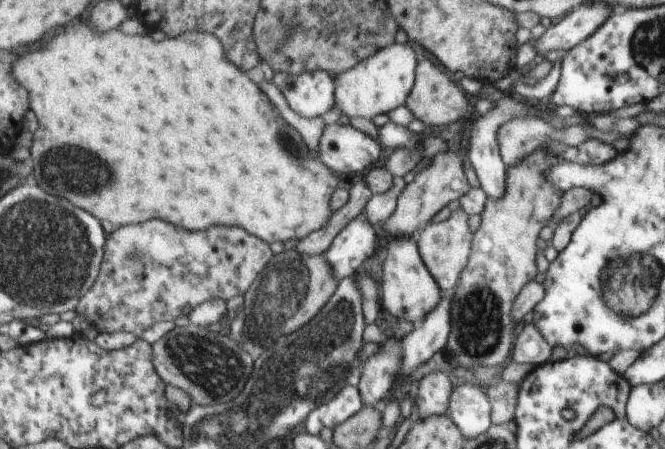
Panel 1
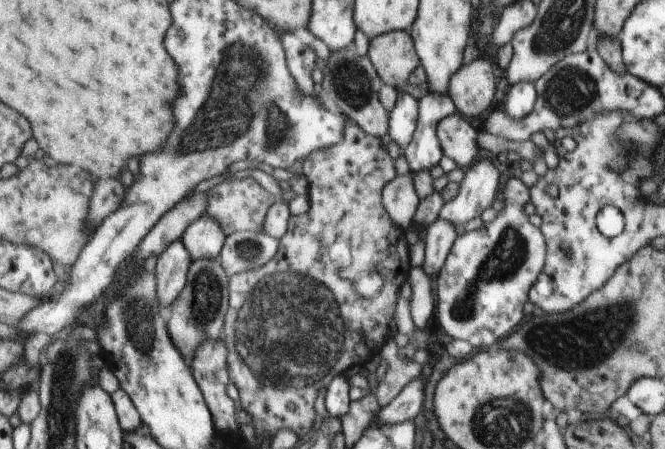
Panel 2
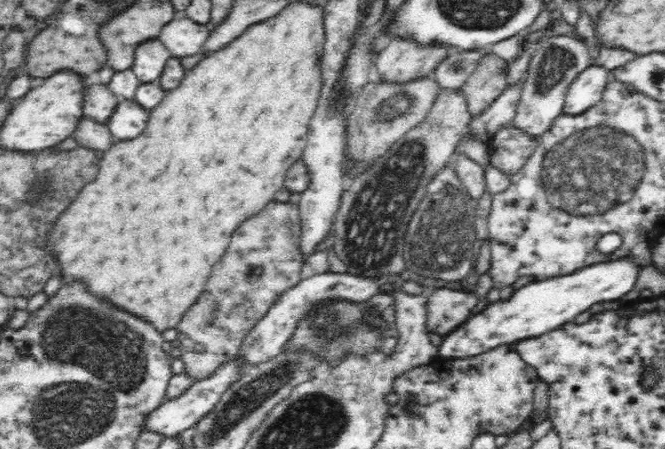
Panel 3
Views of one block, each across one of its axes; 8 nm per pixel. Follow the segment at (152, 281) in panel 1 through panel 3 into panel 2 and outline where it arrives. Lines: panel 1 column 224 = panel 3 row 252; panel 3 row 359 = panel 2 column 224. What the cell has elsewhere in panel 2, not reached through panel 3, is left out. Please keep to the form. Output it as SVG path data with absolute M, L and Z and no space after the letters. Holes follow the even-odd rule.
M252 177L224 181L207 191L207 212L215 218L227 235L243 231L261 231L269 209L276 204L277 196L267 190Z

